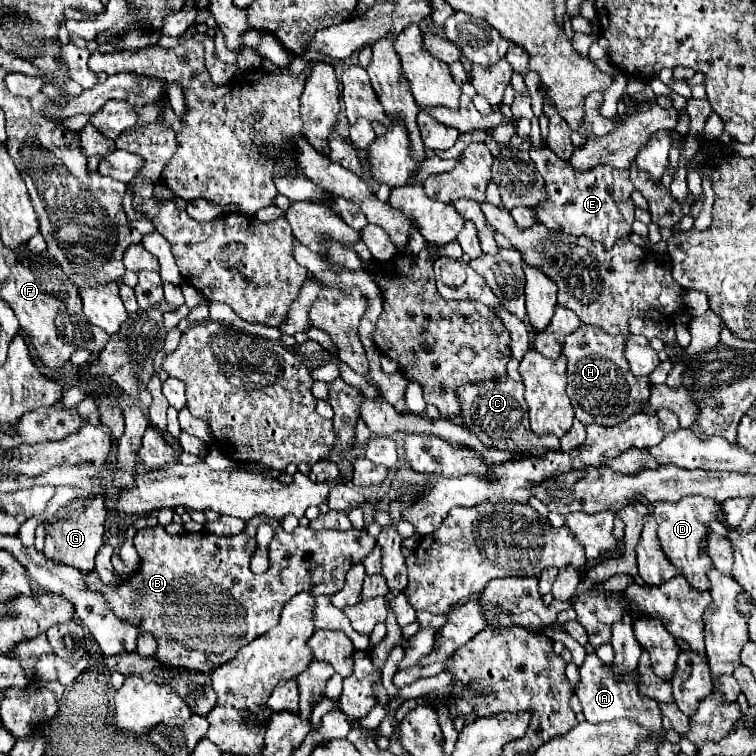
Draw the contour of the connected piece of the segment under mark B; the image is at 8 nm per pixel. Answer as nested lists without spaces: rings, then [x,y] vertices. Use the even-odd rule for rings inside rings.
[[[255,515],[247,521],[243,533],[233,537],[217,537],[213,533],[181,533],[169,535],[163,525],[141,529],[135,535],[135,547],[139,551],[141,563],[131,579],[123,581],[117,587],[107,587],[99,581],[97,571],[87,573],[87,581],[91,587],[99,587],[111,609],[121,617],[127,619],[139,631],[153,633],[159,647],[157,657],[171,665],[181,665],[191,671],[209,673],[213,667],[231,661],[235,653],[263,635],[265,631],[273,629],[279,623],[279,615],[283,605],[301,591],[311,591],[311,595],[335,595],[341,591],[345,583],[345,573],[375,547],[375,539],[367,535],[365,529],[351,529],[351,531],[311,531],[309,527],[297,527],[293,533],[283,531],[279,519],[271,519],[265,515]],[[261,523],[269,523],[275,531],[273,541],[269,545],[269,569],[263,575],[255,575],[249,569],[249,559],[257,549],[257,527]]]

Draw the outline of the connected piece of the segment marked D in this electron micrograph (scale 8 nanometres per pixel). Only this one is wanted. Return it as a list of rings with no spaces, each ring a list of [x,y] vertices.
[[[683,497],[679,503],[655,503],[653,517],[659,525],[657,537],[663,553],[667,559],[681,569],[681,575],[687,579],[687,583],[697,589],[697,591],[709,591],[711,583],[707,579],[707,571],[713,567],[711,557],[705,551],[707,543],[707,523],[715,519],[715,507],[719,507],[717,501],[707,499],[707,497]]]

